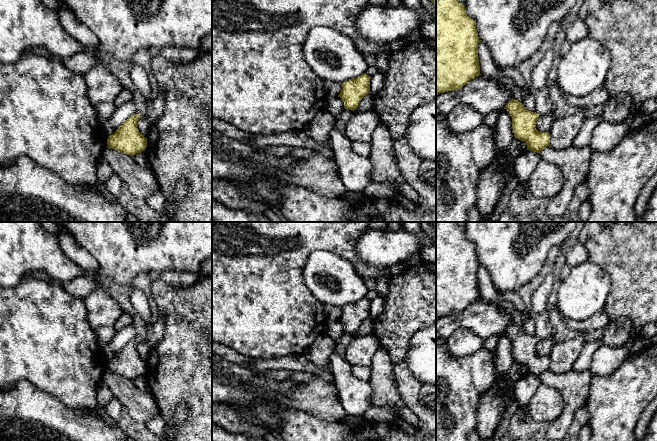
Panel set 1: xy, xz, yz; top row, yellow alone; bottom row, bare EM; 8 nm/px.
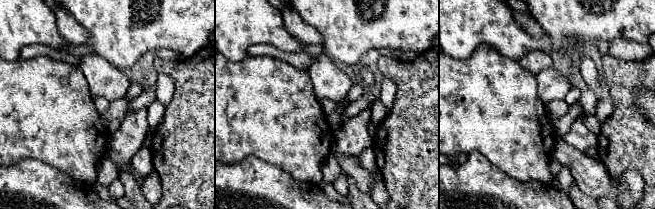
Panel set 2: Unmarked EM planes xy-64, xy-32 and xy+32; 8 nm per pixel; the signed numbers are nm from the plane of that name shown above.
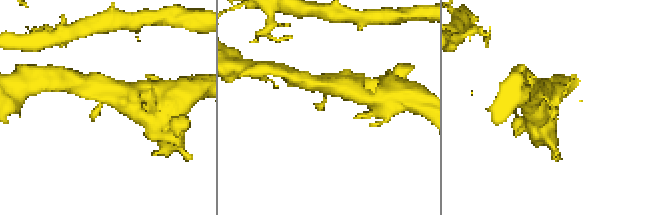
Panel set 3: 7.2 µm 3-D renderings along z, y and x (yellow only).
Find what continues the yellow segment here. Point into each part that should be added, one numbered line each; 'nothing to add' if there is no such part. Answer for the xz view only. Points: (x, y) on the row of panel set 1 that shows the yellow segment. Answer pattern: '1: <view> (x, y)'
nothing to add

